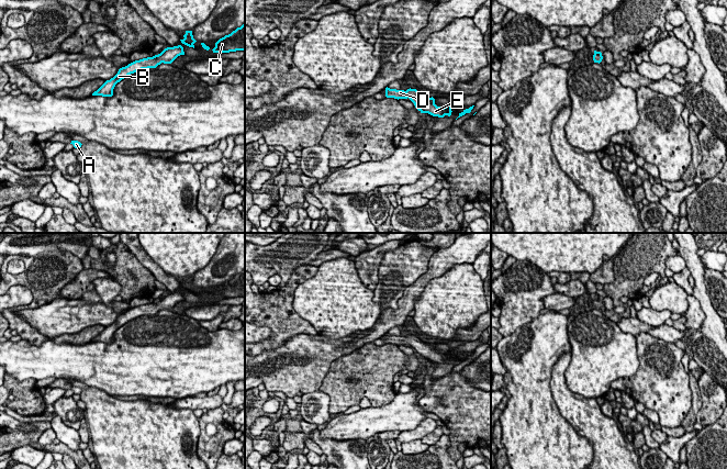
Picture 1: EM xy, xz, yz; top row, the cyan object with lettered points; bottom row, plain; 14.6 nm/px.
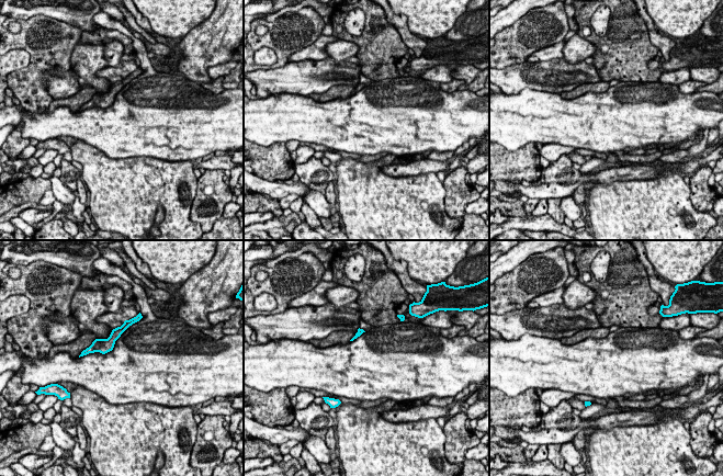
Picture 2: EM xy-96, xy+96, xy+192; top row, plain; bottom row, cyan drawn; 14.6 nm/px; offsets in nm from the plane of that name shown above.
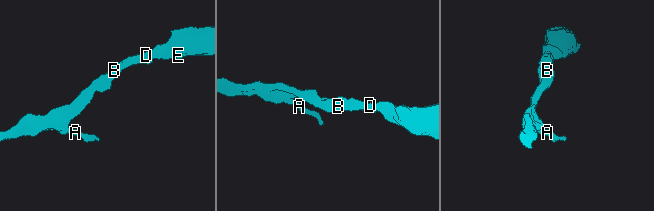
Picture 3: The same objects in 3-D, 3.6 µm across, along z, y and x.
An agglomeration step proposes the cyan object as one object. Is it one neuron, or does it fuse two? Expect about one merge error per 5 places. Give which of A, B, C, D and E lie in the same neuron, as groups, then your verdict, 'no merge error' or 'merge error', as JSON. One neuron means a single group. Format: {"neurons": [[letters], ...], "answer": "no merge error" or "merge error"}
{"neurons": [["A", "B", "C", "D", "E"]], "answer": "no merge error"}

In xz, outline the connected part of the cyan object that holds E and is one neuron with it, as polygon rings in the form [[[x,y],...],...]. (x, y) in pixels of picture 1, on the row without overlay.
[[[385,334],[385,343],[387,344],[394,344],[394,345],[410,345],[415,354],[421,358],[421,359],[428,359],[433,362],[438,362],[438,364],[444,364],[445,361],[450,362],[451,361],[451,354],[454,348],[450,348],[446,353],[437,353],[435,350],[435,345],[424,343],[422,342],[416,335],[407,335],[406,337],[404,336],[396,336],[396,335],[390,335]]]

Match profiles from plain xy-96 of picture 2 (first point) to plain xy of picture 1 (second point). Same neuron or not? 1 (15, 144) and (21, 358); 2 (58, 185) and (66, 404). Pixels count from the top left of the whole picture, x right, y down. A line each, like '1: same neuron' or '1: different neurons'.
1: different neurons
2: different neurons

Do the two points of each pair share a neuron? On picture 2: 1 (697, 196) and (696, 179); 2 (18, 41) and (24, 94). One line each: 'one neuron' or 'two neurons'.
1: one neuron
2: one neuron

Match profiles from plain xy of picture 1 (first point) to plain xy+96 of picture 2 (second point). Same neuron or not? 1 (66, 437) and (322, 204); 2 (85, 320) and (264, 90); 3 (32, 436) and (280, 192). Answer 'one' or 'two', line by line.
1: one
2: one
3: two

